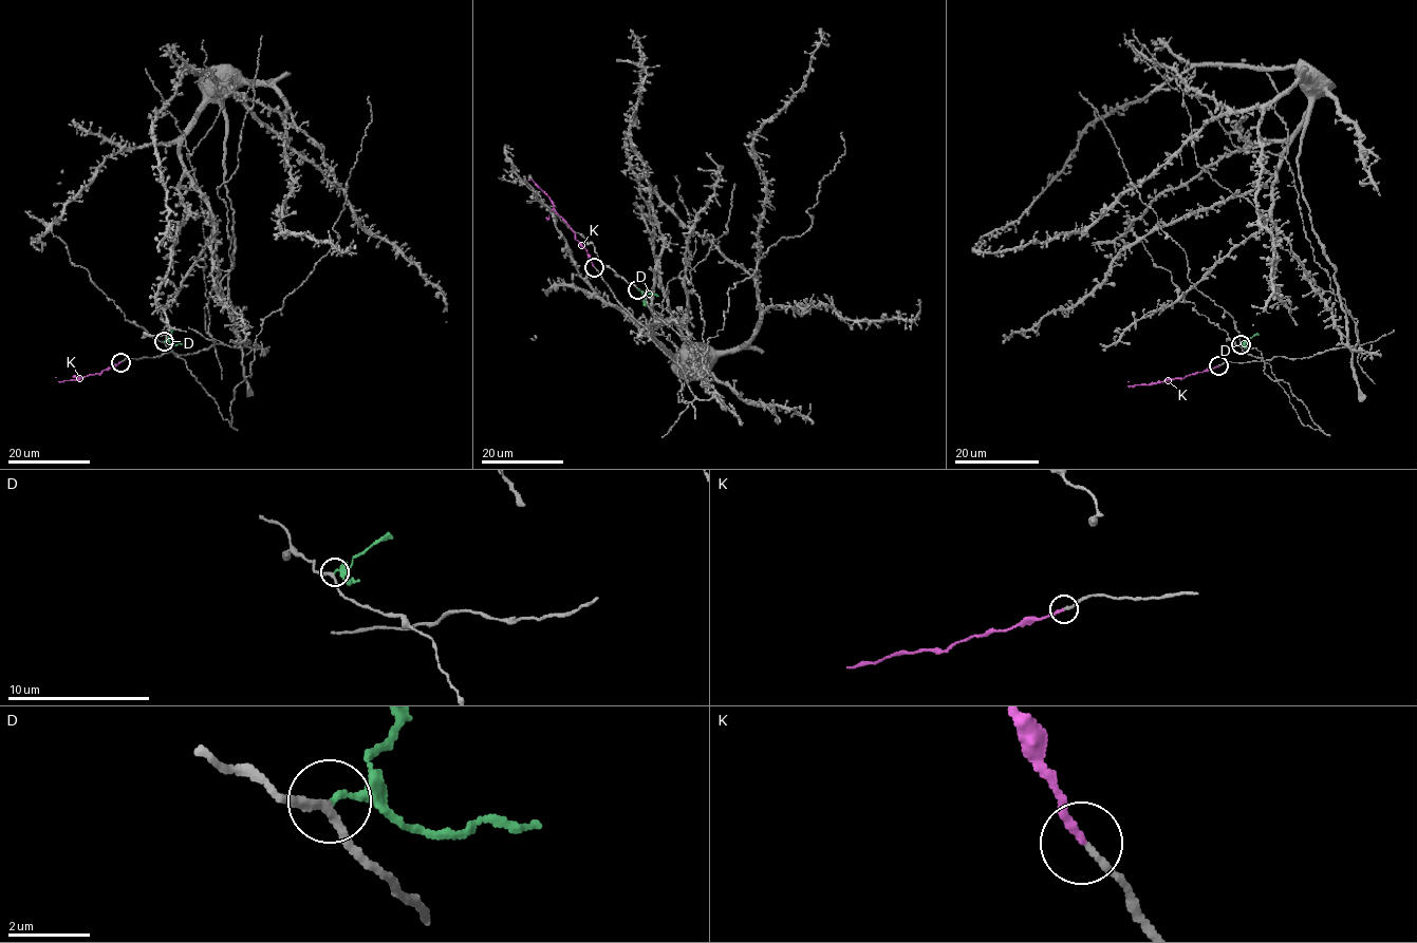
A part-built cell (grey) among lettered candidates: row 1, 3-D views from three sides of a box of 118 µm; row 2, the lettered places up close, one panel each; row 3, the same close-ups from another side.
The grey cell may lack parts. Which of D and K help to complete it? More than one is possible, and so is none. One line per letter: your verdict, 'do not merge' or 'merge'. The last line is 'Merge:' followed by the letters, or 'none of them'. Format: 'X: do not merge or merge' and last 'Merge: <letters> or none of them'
D: do not merge
K: merge
Merge: K

